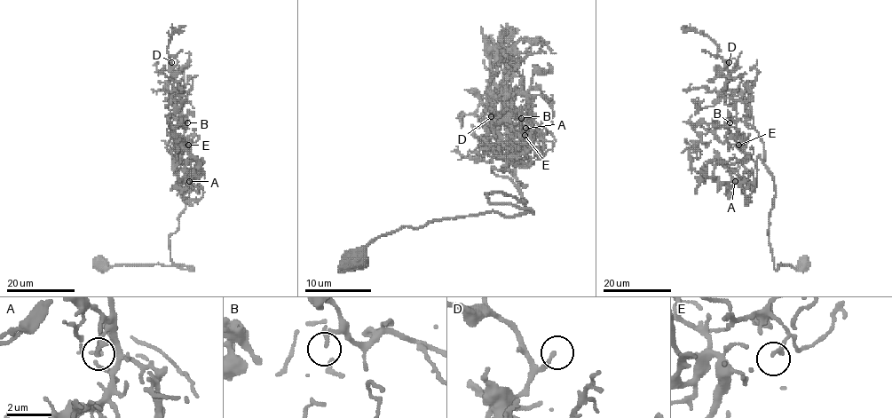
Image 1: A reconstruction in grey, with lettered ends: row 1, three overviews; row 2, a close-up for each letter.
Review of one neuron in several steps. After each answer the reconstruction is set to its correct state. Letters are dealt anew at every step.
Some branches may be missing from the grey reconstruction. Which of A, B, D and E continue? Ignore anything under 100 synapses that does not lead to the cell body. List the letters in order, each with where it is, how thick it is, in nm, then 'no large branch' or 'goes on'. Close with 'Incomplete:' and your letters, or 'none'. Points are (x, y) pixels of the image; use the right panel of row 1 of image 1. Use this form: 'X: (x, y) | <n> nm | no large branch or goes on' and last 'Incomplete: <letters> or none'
A: (735, 181) | 140 nm | no large branch
B: (730, 122) | 180 nm | no large branch
D: (729, 62) | 170 nm | goes on
E: (738, 145) | 140 nm | no large branch
Incomplete: D

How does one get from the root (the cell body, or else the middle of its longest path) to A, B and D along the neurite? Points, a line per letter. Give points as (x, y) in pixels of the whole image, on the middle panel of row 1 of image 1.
A: (355, 256), (406, 225), (532, 212), (485, 194), (524, 206), (493, 169), (504, 169), (525, 128)
B: (355, 256), (406, 225), (532, 212), (485, 194), (525, 202), (508, 153), (521, 118)
D: (355, 256), (406, 225), (532, 212), (487, 200), (524, 206), (527, 185), (489, 149), (487, 103), (491, 116)

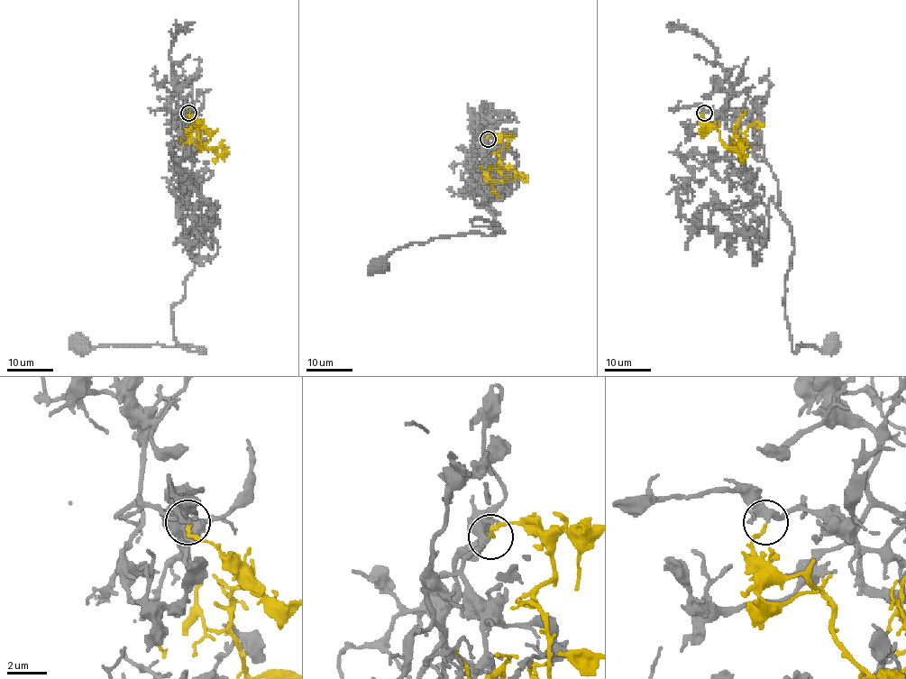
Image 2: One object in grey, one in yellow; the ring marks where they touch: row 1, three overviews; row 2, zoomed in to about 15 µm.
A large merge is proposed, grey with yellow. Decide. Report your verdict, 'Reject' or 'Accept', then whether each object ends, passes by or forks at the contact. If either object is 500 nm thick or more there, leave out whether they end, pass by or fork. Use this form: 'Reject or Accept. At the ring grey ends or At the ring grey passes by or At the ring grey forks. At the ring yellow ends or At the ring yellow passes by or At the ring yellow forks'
Reject. At the ring grey forks. At the ring yellow ends

